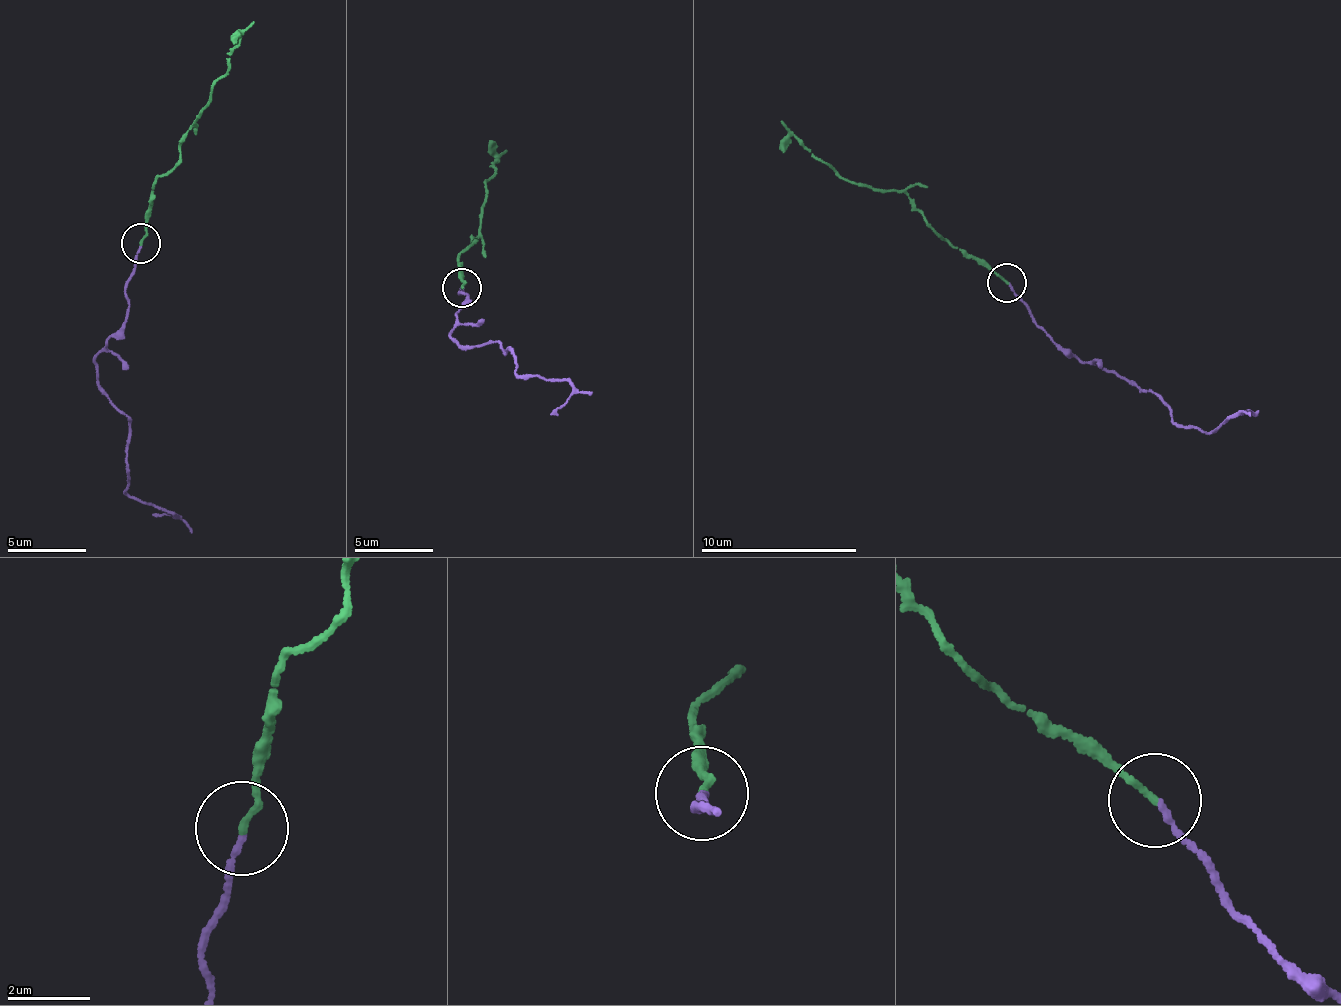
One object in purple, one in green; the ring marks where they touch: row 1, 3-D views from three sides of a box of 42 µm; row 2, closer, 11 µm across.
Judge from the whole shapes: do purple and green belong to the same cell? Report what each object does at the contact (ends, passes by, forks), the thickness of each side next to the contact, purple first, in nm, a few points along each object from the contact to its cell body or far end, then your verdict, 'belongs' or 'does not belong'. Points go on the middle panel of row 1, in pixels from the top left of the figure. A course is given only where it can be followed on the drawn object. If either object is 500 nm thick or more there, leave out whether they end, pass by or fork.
purple ends; green ends; calibres 140 and 150 nm; course purple (462, 290), (466, 297), (450, 340), (501, 346), (522, 373), (570, 383), (573, 392), (551, 413); course green (462, 287), (456, 257), (479, 236), (487, 184), (496, 168), (493, 159), (506, 149); belongs

